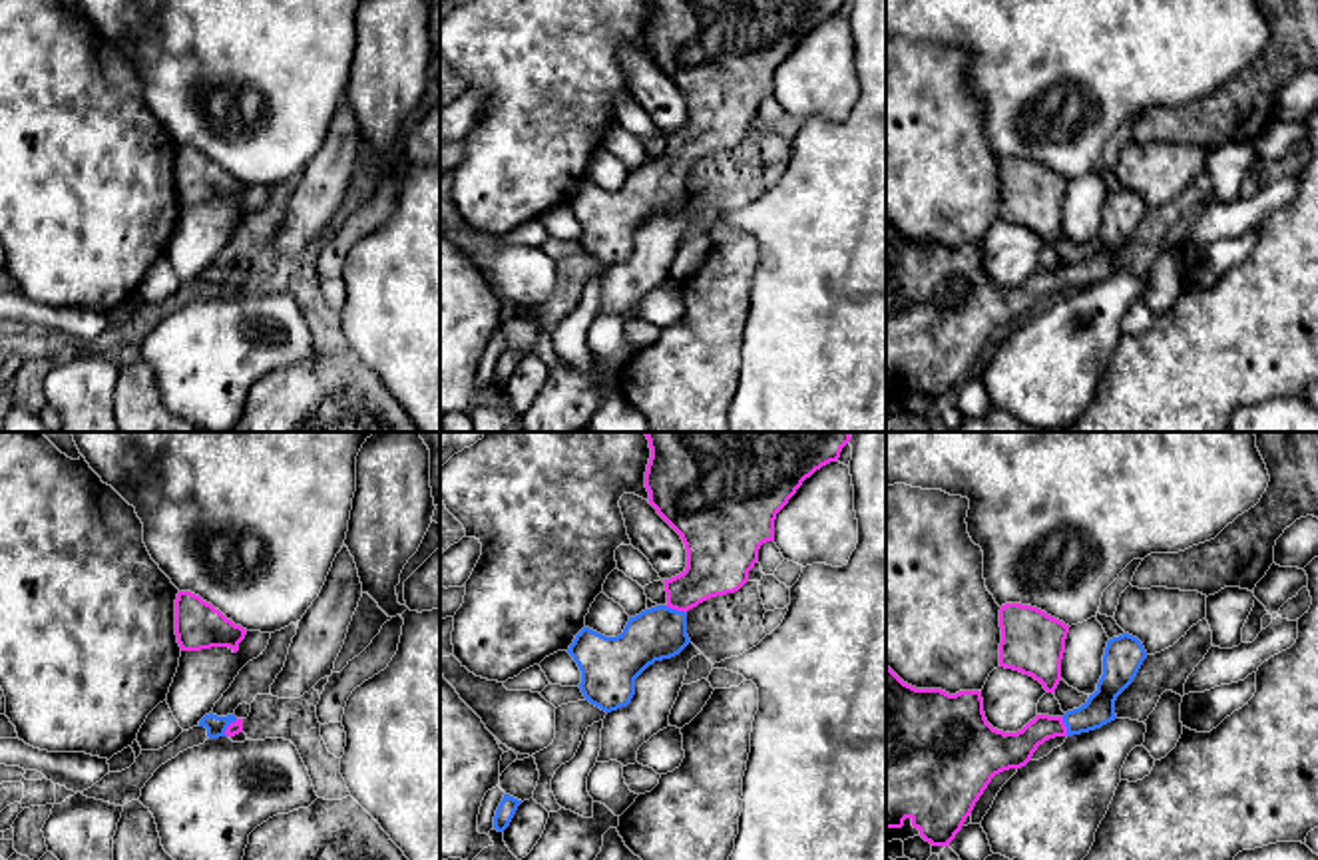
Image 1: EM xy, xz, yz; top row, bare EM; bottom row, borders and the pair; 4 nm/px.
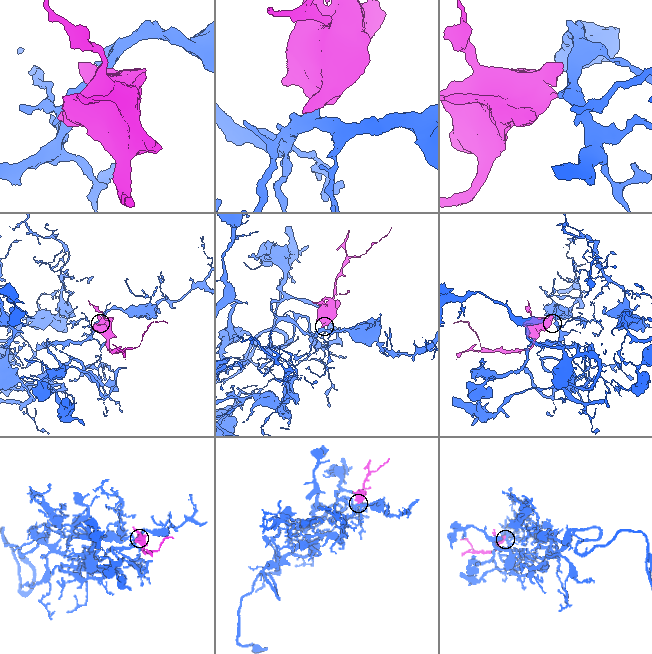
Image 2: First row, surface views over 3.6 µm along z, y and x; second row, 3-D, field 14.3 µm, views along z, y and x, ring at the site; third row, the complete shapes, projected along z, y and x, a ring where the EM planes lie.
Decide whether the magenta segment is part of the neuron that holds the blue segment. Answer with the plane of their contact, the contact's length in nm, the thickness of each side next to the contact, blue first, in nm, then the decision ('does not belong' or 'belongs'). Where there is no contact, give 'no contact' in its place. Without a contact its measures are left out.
contact in xz; length 90 nm; calibres 220 and 260 nm; belongs

